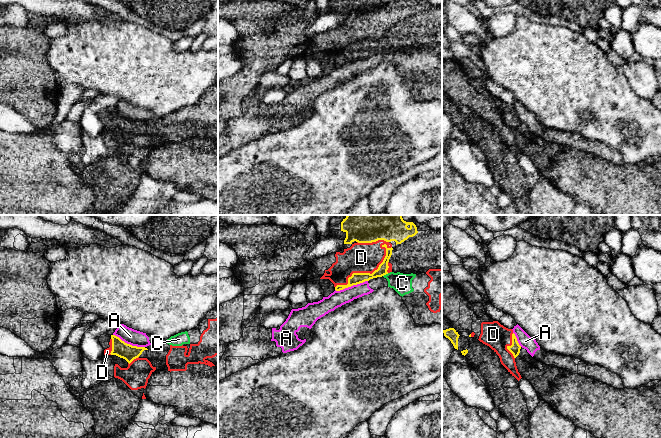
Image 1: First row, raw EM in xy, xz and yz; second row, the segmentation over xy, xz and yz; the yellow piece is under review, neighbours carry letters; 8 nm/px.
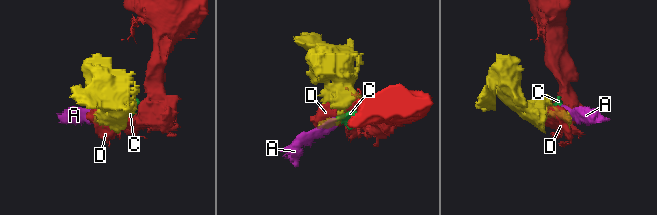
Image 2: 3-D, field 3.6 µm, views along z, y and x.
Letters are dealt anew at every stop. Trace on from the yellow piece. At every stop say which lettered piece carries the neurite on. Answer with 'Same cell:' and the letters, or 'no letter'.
Same cell: no letter

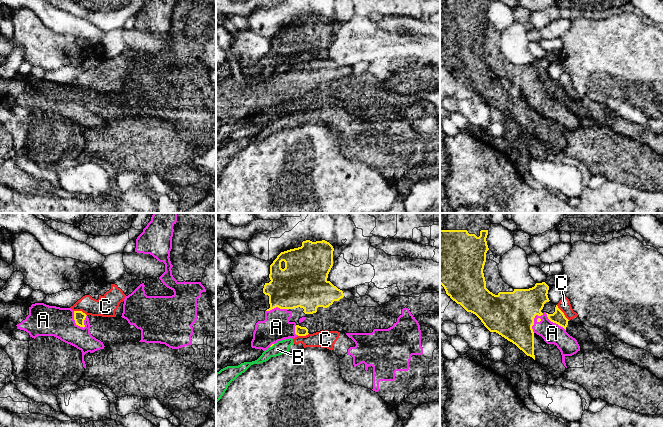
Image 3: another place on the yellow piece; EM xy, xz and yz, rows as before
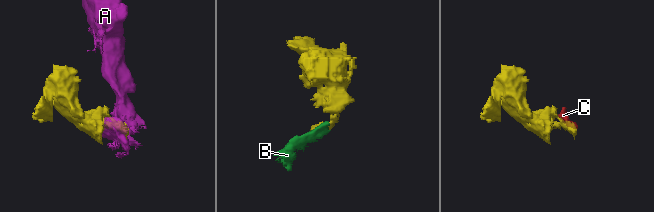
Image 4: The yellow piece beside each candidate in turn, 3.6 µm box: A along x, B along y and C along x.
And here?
Same cell: no letter

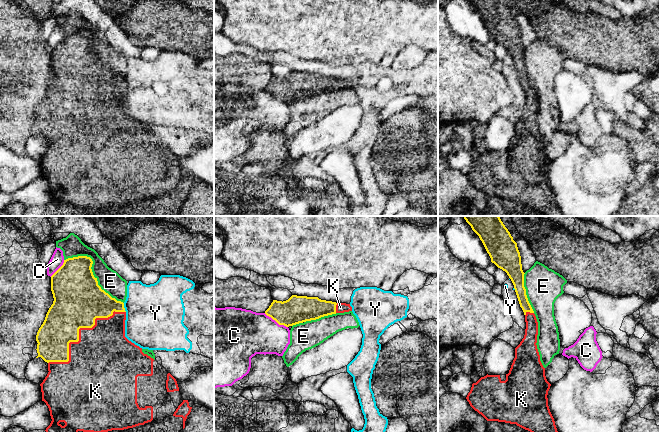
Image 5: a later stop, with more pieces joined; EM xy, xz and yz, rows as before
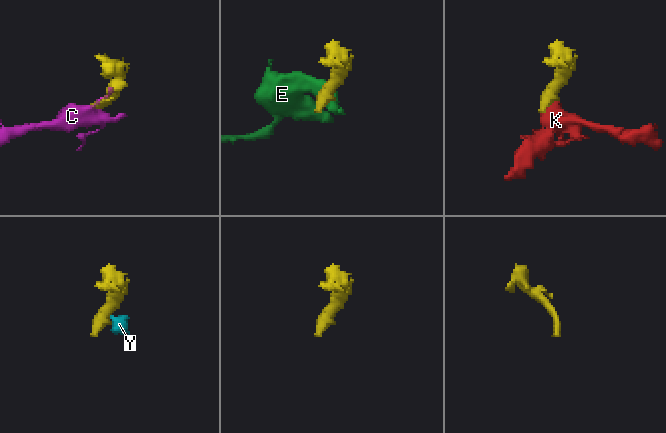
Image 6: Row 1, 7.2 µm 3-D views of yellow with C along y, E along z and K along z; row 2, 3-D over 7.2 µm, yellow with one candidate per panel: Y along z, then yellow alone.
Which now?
Same cell: K

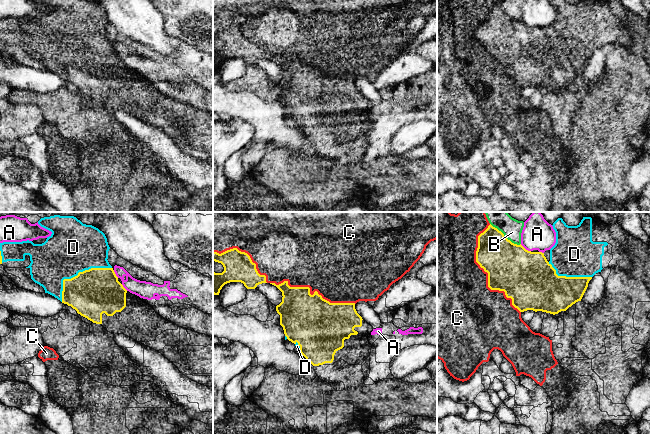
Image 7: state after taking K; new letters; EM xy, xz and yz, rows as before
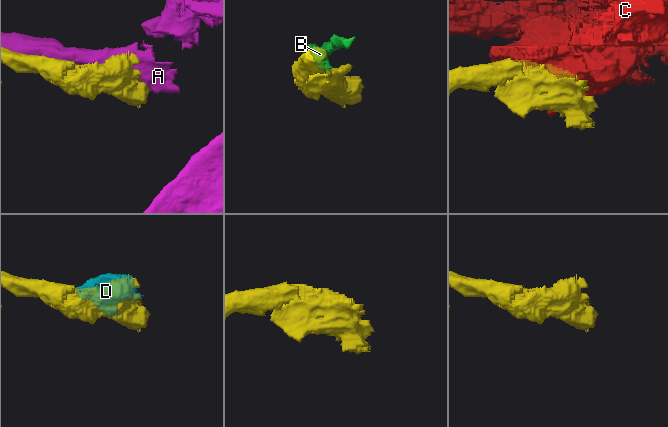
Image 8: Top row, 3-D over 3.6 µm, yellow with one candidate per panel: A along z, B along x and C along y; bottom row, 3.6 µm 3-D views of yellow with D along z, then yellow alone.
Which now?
Same cell: D

